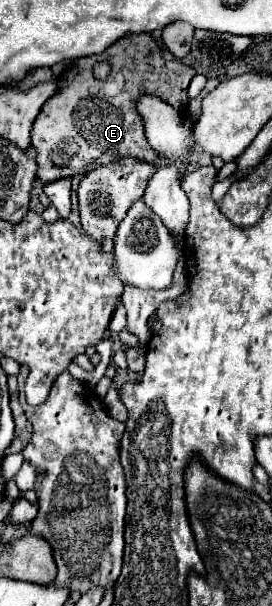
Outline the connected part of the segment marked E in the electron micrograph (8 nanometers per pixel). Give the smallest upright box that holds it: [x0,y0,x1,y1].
[31,32,195,184]

